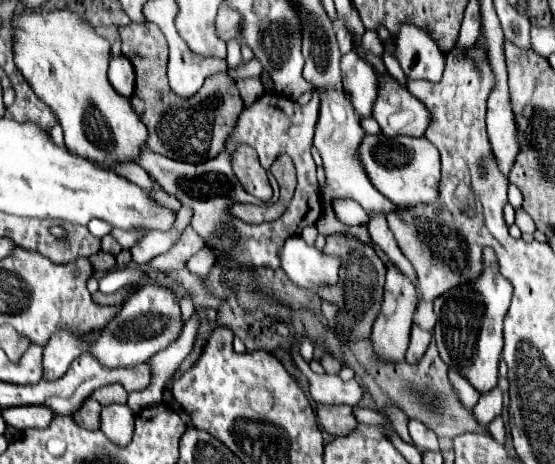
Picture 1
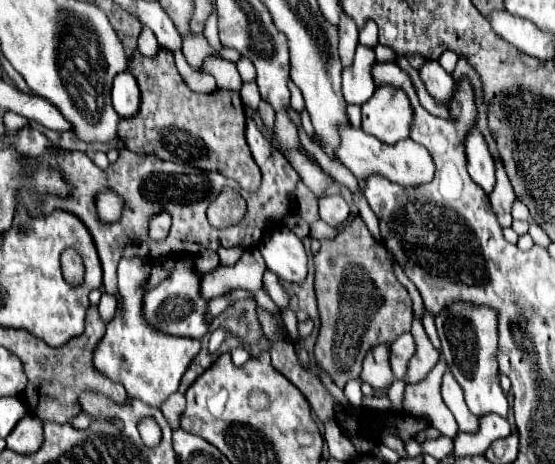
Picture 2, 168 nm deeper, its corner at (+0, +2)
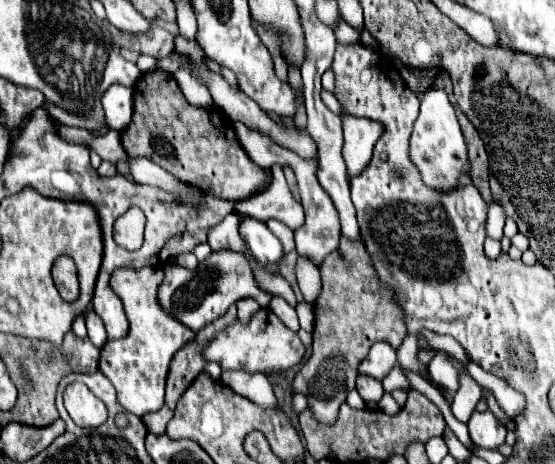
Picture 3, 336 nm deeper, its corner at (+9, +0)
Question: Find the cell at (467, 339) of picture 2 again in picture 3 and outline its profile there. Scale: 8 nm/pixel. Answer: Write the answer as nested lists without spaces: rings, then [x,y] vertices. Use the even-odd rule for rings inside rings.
[[[473,410],[467,422],[467,428],[469,428],[471,440],[483,448],[495,448],[497,444],[503,444],[507,434],[505,426],[497,420],[497,416],[491,410],[485,410],[485,412]]]

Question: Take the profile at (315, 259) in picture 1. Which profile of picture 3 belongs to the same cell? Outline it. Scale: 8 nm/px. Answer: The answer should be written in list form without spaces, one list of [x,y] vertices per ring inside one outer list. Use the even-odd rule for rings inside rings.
[[[245,220],[241,224],[241,234],[245,236],[255,260],[263,266],[271,266],[271,264],[279,264],[285,256],[283,252],[283,244],[281,240],[259,220]]]

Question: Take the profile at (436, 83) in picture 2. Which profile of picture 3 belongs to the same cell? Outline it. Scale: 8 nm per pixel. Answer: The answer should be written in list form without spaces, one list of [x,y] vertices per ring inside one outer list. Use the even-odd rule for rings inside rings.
[[[431,86],[421,94],[421,114],[413,128],[409,154],[411,154],[411,160],[417,164],[417,168],[421,170],[425,184],[431,184],[431,188],[451,190],[459,186],[459,176],[469,168],[467,146],[465,146],[465,138],[461,134],[455,110],[445,90]]]

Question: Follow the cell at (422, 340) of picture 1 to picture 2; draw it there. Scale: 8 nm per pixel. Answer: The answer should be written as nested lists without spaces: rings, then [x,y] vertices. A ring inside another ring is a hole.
[[[400,334],[392,344],[390,344],[390,368],[398,380],[406,376],[406,364],[414,356],[416,344],[412,334]]]

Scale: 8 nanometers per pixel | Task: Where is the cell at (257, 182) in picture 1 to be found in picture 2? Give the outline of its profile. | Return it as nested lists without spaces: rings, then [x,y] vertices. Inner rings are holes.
[[[162,48],[154,58],[146,58],[136,52],[130,58],[130,72],[140,86],[142,104],[136,116],[120,120],[118,124],[118,136],[128,150],[154,154],[174,164],[190,164],[206,172],[220,172],[226,178],[236,180],[248,192],[258,190],[260,170],[244,138],[244,104],[236,92],[192,92],[180,78],[172,52],[166,48]]]

